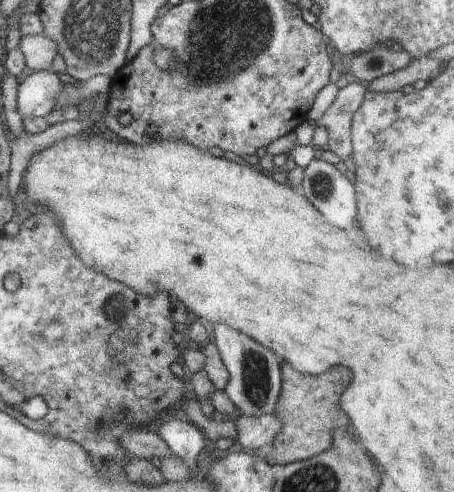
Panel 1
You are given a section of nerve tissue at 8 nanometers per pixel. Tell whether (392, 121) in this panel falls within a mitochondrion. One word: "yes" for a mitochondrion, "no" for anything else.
no

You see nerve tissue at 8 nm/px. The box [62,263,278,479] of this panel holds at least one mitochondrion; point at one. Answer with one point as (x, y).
(256, 371)

